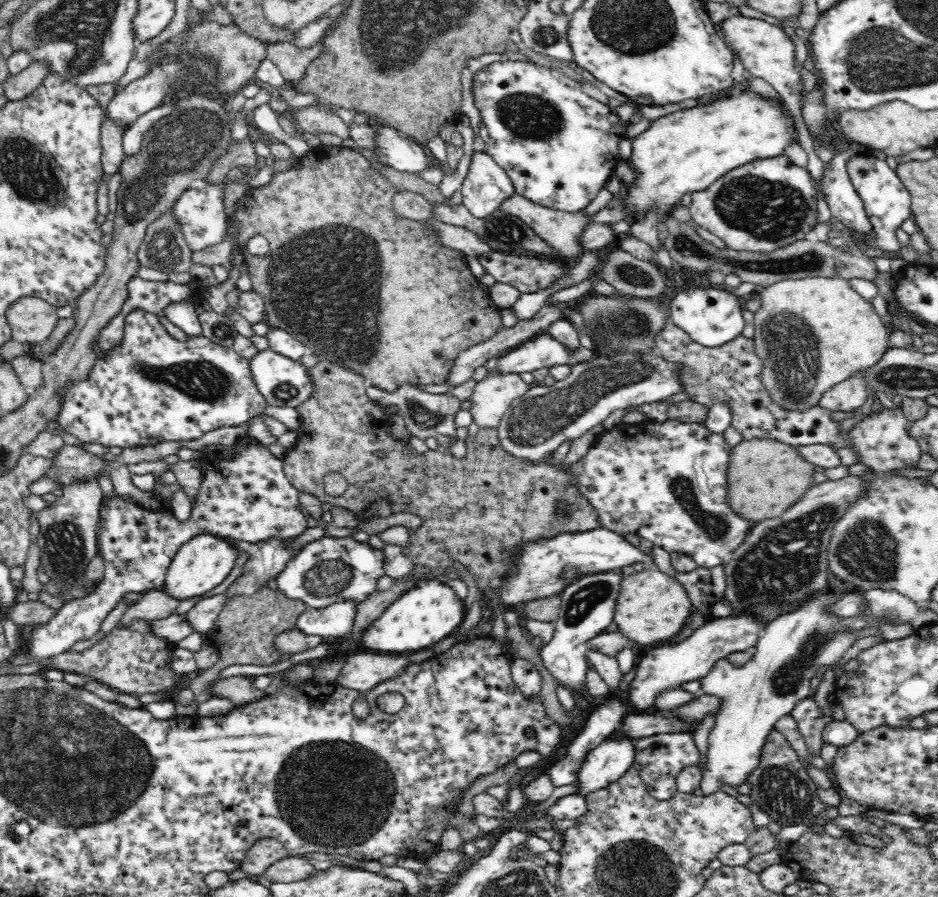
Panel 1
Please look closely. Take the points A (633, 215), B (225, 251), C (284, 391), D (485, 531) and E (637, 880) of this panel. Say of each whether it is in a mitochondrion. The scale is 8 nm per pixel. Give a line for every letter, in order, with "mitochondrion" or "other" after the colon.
A: other
B: other
C: mitochondrion
D: other
E: mitochondrion

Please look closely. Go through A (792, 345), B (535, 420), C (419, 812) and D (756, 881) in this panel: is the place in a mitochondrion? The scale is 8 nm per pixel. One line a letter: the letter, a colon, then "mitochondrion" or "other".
A: mitochondrion
B: mitochondrion
C: other
D: other

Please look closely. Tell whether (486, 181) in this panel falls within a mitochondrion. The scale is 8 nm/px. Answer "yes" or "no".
no

